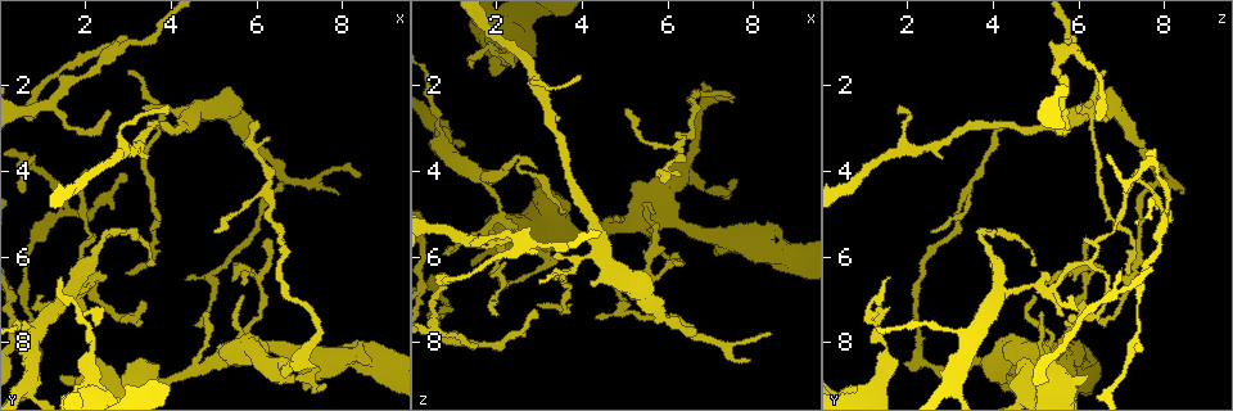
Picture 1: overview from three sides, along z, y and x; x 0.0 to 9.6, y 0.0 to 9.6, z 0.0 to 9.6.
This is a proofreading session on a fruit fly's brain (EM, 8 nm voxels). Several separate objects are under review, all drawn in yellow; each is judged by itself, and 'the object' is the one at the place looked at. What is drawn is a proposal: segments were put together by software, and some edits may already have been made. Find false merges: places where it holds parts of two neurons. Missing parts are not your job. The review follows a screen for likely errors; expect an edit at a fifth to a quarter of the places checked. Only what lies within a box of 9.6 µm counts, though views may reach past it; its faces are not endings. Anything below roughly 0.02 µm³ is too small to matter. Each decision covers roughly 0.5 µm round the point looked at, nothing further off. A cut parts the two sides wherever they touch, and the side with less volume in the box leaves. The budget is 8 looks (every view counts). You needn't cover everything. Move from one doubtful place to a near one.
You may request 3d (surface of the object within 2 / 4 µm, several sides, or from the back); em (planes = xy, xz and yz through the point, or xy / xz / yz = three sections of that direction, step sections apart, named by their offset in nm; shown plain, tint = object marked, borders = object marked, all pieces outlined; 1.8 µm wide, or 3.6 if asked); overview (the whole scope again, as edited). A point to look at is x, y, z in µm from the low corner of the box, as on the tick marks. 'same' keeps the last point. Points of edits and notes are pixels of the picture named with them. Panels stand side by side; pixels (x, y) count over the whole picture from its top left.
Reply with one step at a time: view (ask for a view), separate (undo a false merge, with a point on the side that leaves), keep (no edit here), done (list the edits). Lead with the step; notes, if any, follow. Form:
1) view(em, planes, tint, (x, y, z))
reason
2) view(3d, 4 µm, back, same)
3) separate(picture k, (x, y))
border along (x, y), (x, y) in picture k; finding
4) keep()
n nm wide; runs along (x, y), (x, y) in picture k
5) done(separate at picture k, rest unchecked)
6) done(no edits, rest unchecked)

view(em, yz, step 4, borders, (4.25, 3.05, 5.10))
thick turns thin

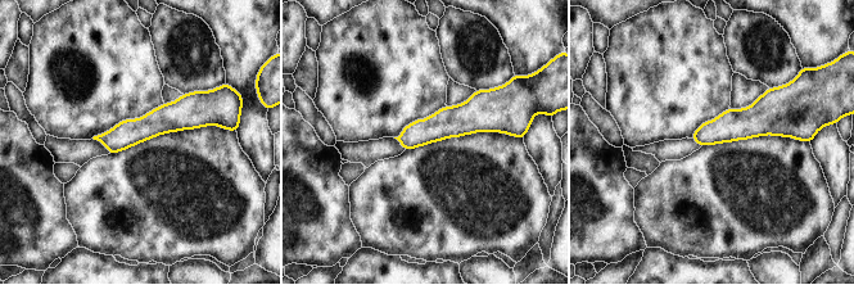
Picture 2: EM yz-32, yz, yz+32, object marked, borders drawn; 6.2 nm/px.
keep()
runs along (212, 122), (165, 118), (100, 138) in picture 2; one neuron here

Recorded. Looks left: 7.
view(em, 3.6 µm, planes, tint, (5.70, 8.20, 5.10))
four arms meet

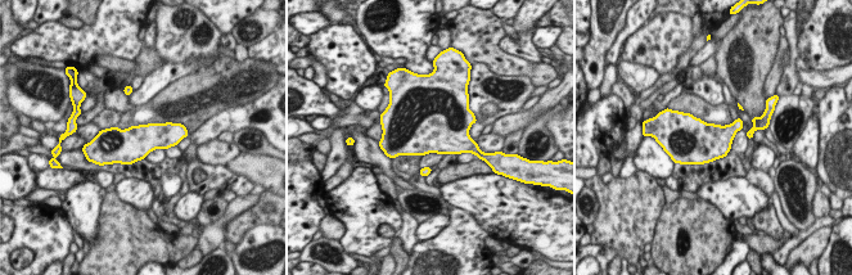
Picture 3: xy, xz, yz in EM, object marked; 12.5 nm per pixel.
keep()
all the same neuron

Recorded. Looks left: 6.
view(em, xy, step 8, tint, (2.80, 5.45, 4.05))

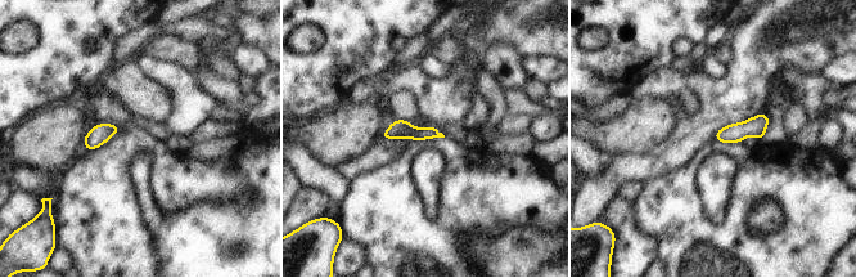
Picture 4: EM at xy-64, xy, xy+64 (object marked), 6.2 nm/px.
keep()
50 nm wide; all the same neuron

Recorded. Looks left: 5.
done(no edits, rest unchecked)

